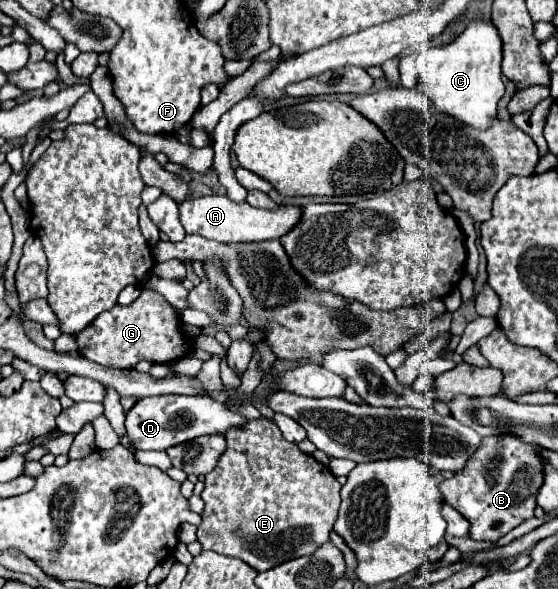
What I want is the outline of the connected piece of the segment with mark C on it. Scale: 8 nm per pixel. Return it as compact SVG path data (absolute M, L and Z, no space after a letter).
M473 20L451 44L447 46L431 46L427 52L417 56L415 62L415 88L425 94L439 112L449 114L451 118L475 126L477 130L485 130L497 118L497 102L503 96L505 88L501 82L501 38L491 22Z

